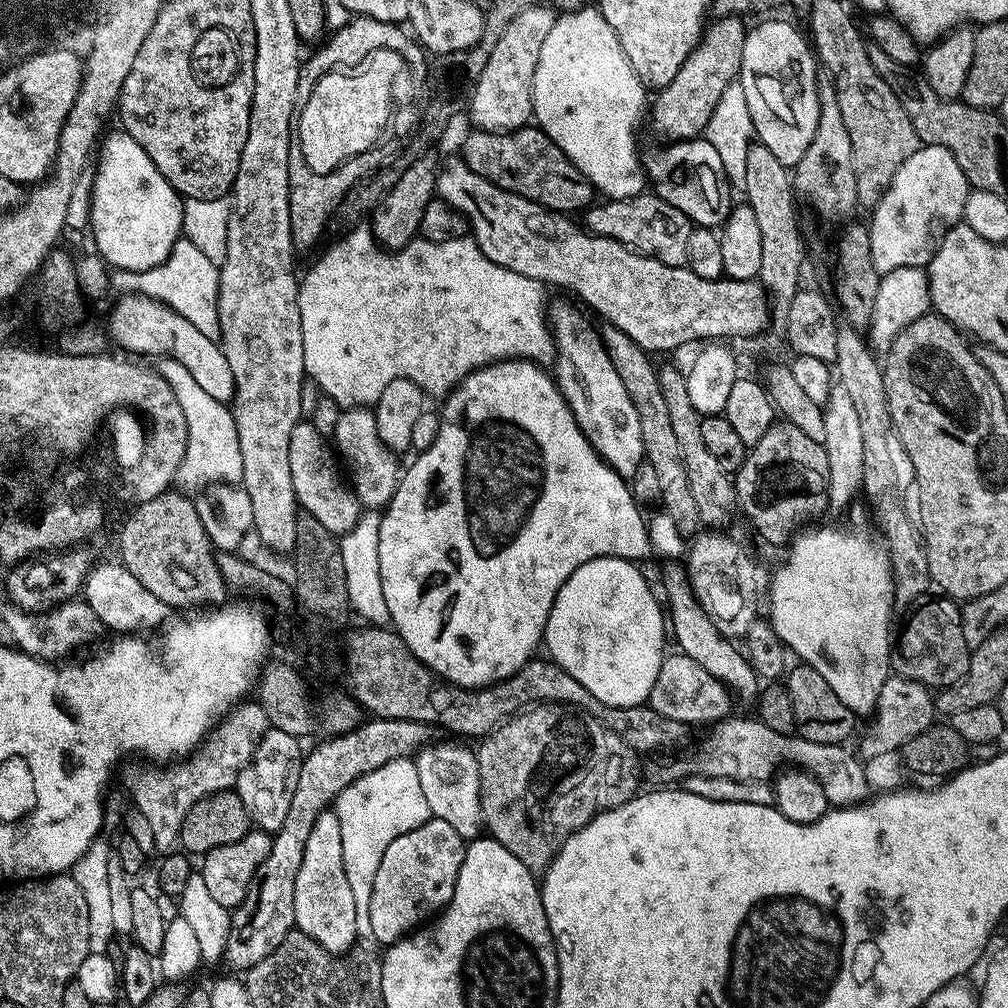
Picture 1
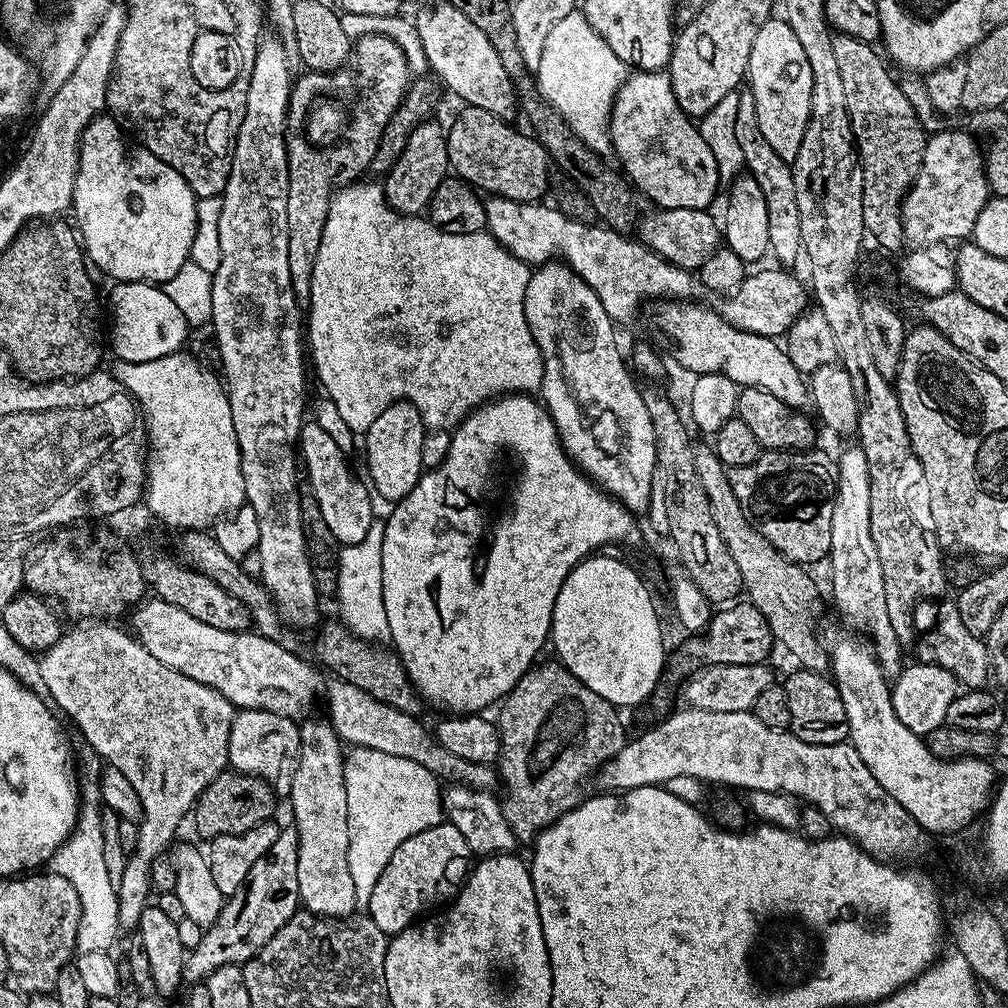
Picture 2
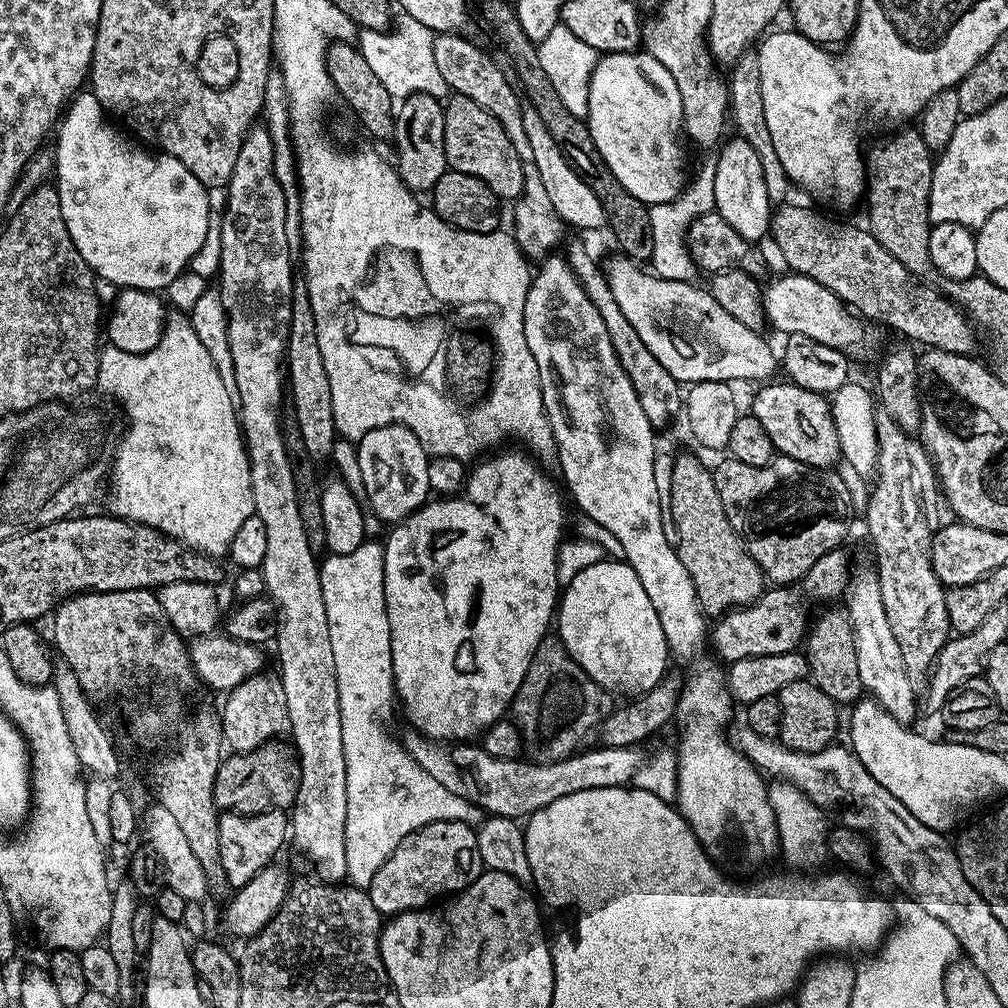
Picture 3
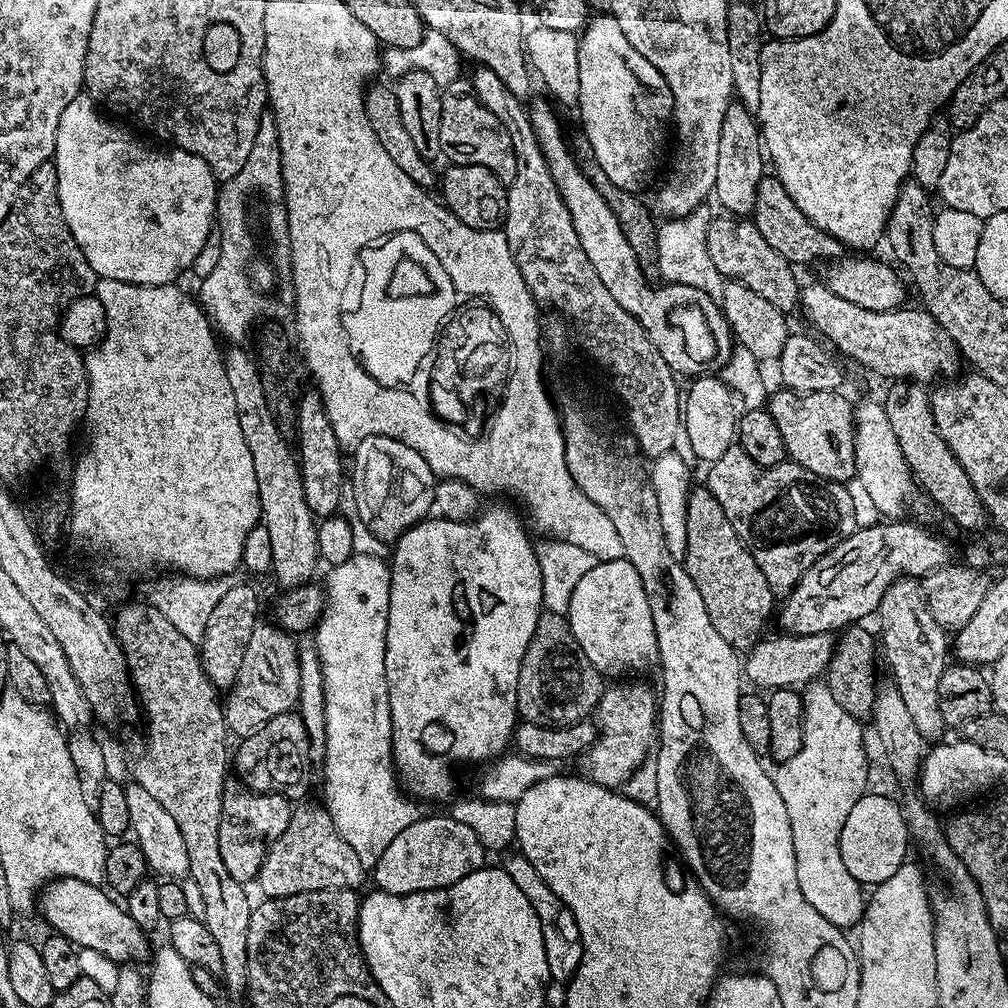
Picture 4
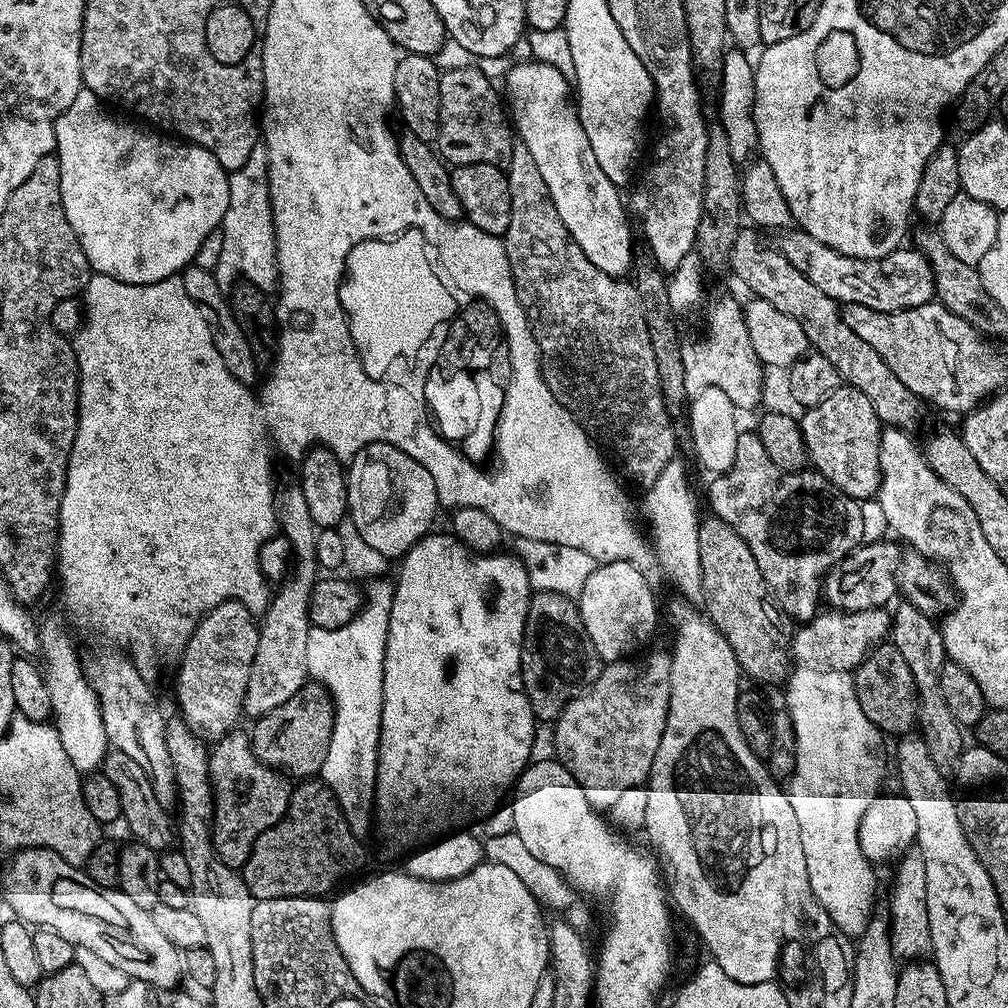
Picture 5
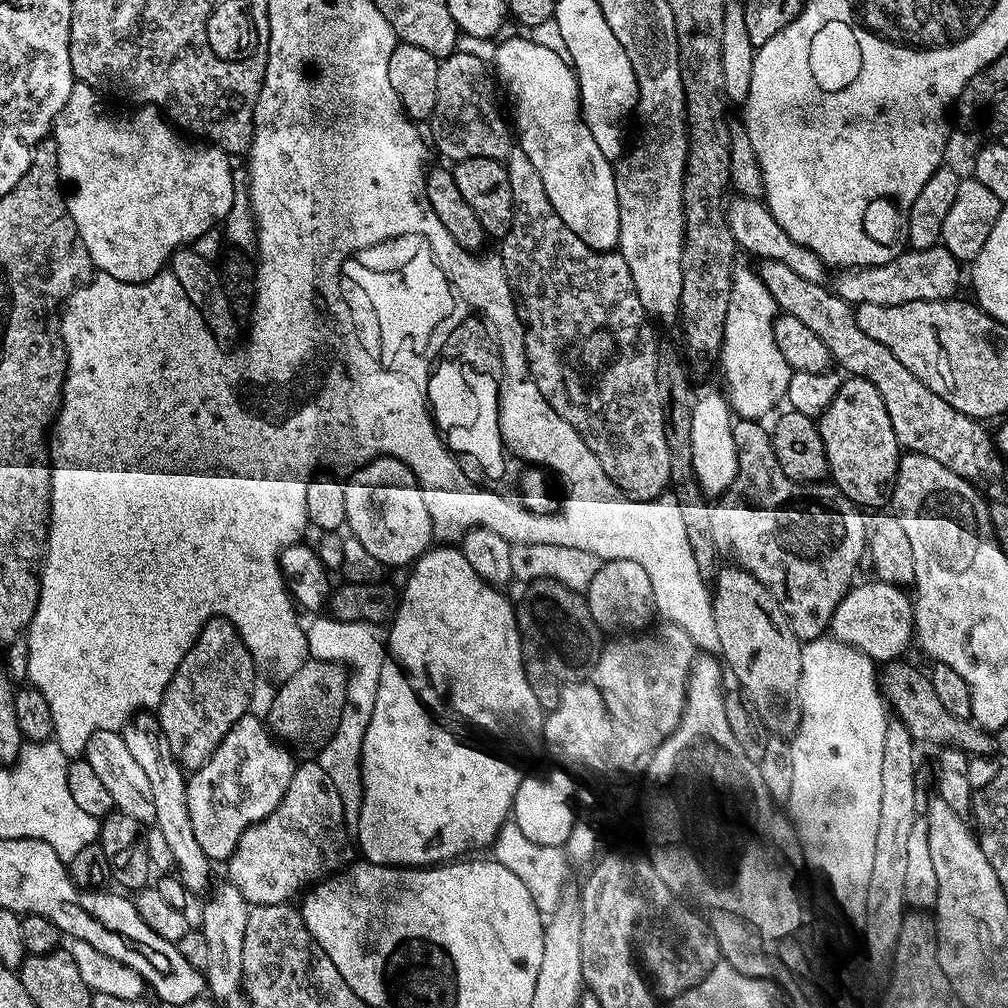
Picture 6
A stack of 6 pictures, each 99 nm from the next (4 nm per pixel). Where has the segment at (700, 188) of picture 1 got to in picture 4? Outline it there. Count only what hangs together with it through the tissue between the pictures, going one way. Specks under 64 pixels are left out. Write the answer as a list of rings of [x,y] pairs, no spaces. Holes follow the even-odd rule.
[[[610,14],[593,15],[584,25],[578,39],[578,90],[580,91],[580,124],[582,134],[590,142],[594,150],[594,158],[602,170],[606,170],[606,178],[614,182],[614,186],[629,190],[639,189],[640,179],[651,170],[664,148],[664,139],[670,136],[672,119],[672,95],[670,86],[666,86],[666,78],[630,42],[626,34],[622,34],[622,26]]]

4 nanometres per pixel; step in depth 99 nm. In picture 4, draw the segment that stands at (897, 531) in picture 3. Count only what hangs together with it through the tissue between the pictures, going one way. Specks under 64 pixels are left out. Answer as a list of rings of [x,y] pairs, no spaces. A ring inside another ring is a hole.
[[[916,578],[894,581],[890,590],[882,594],[879,616],[884,627],[884,656],[892,671],[891,679],[902,694],[902,702],[906,702],[906,710],[925,742],[939,741],[946,725],[938,702],[938,682],[942,682],[942,674],[950,660],[949,633],[934,622],[934,614],[930,614],[928,600],[924,597],[923,583]]]

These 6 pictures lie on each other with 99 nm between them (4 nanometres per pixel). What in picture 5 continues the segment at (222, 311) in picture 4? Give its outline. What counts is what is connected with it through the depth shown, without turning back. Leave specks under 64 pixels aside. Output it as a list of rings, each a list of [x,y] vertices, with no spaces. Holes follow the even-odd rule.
[[[258,142],[242,167],[228,175],[228,200],[226,214],[219,229],[222,234],[221,257],[212,271],[223,288],[231,287],[239,278],[252,283],[256,288],[270,292],[279,283],[279,268],[276,260],[276,231],[273,228],[272,204],[269,202],[268,151]]]

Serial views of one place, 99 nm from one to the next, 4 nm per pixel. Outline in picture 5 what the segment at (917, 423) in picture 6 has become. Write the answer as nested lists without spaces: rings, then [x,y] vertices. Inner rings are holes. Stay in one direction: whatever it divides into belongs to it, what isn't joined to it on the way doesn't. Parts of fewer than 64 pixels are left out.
[[[741,230],[736,234],[734,246],[728,250],[727,263],[732,264],[732,272],[752,291],[751,295],[757,300],[770,302],[770,306],[782,310],[782,314],[790,314],[798,326],[806,334],[809,345],[820,352],[838,370],[841,381],[845,385],[862,390],[866,398],[870,398],[870,406],[874,406],[874,414],[881,425],[890,428],[911,429],[916,415],[920,412],[921,401],[902,382],[898,382],[898,374],[874,350],[874,346],[866,346],[850,326],[846,326],[842,308],[835,300],[831,300],[810,278],[806,278],[799,270],[794,270],[790,262],[775,247],[763,248],[756,244],[757,233]]]

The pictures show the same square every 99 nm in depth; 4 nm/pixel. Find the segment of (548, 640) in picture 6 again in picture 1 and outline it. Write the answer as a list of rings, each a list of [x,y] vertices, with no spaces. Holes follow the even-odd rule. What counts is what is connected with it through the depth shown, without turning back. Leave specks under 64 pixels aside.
[[[574,704],[531,705],[524,711],[517,712],[515,716],[509,716],[500,727],[483,737],[479,744],[480,748],[475,749],[475,754],[478,762],[478,778],[480,779],[480,801],[482,802],[487,835],[502,846],[506,846],[506,850],[510,850],[510,854],[514,854],[514,858],[518,858],[518,862],[522,862],[522,866],[526,866],[526,870],[530,870],[533,874],[543,874],[550,866],[552,859],[556,857],[556,851],[566,842],[566,838],[570,838],[579,828],[589,824],[599,812],[617,808],[625,804],[627,800],[631,800],[641,787],[641,785],[639,786],[640,764],[636,761],[639,760],[637,753],[633,752],[630,746],[626,746],[626,742],[622,742],[622,738],[618,734],[614,734],[614,730],[610,730],[599,716],[592,716]]]

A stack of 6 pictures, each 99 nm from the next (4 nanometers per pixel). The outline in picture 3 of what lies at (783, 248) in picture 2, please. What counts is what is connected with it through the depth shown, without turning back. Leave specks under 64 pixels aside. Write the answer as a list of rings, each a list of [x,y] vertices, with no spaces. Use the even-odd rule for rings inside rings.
[[[749,48],[743,52],[731,65],[728,74],[729,115],[736,126],[737,135],[743,137],[750,146],[754,147],[754,154],[758,154],[762,162],[762,178],[766,178],[766,194],[773,206],[779,206],[789,199],[788,188],[790,181],[786,170],[782,170],[782,162],[778,159],[778,153],[774,150],[774,142],[770,139],[770,130],[767,129],[765,107],[762,106],[761,67],[759,65],[757,51]]]

